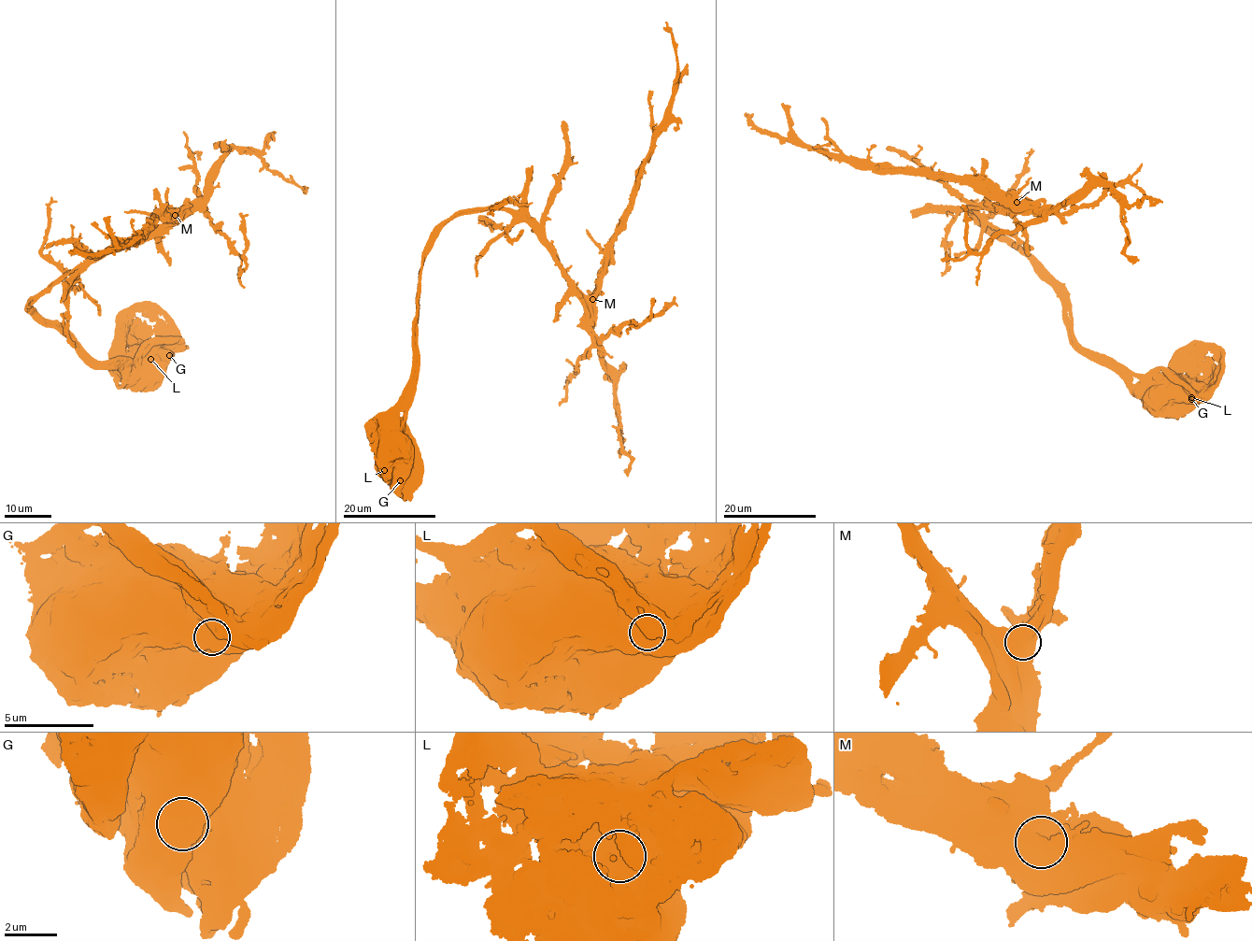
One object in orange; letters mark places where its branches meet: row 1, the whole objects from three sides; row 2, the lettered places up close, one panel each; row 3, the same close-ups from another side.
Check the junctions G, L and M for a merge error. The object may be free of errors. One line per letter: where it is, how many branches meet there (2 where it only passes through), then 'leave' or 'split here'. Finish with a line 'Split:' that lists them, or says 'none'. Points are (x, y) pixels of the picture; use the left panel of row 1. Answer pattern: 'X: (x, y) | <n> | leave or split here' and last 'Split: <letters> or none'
G: (169, 355) | 1 | leave
L: (150, 359) | 1 | leave
M: (175, 215) | 1 | split here
Split: M

